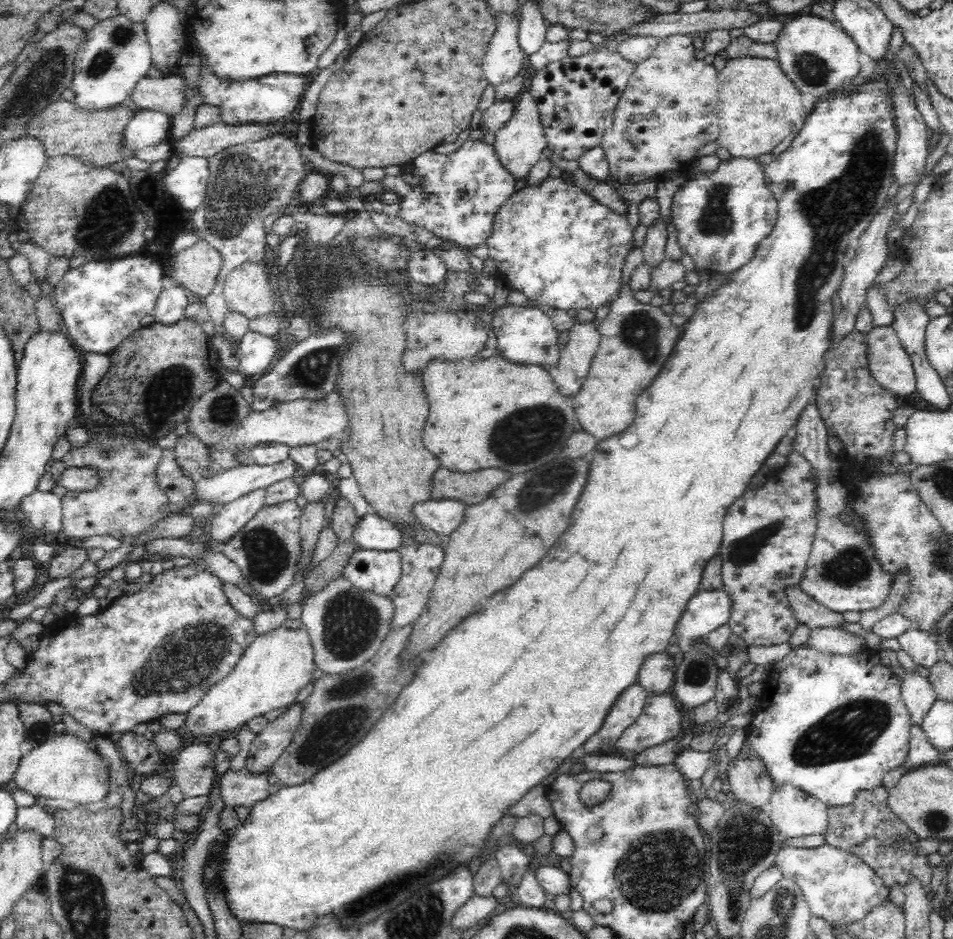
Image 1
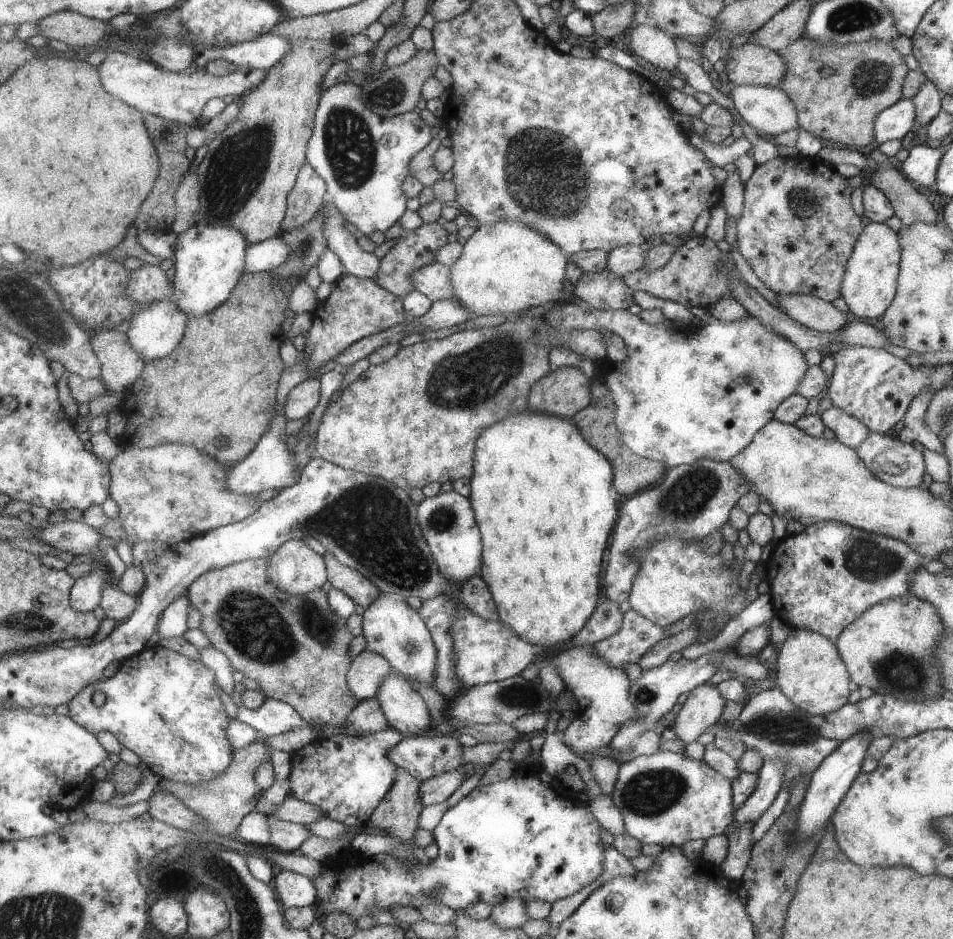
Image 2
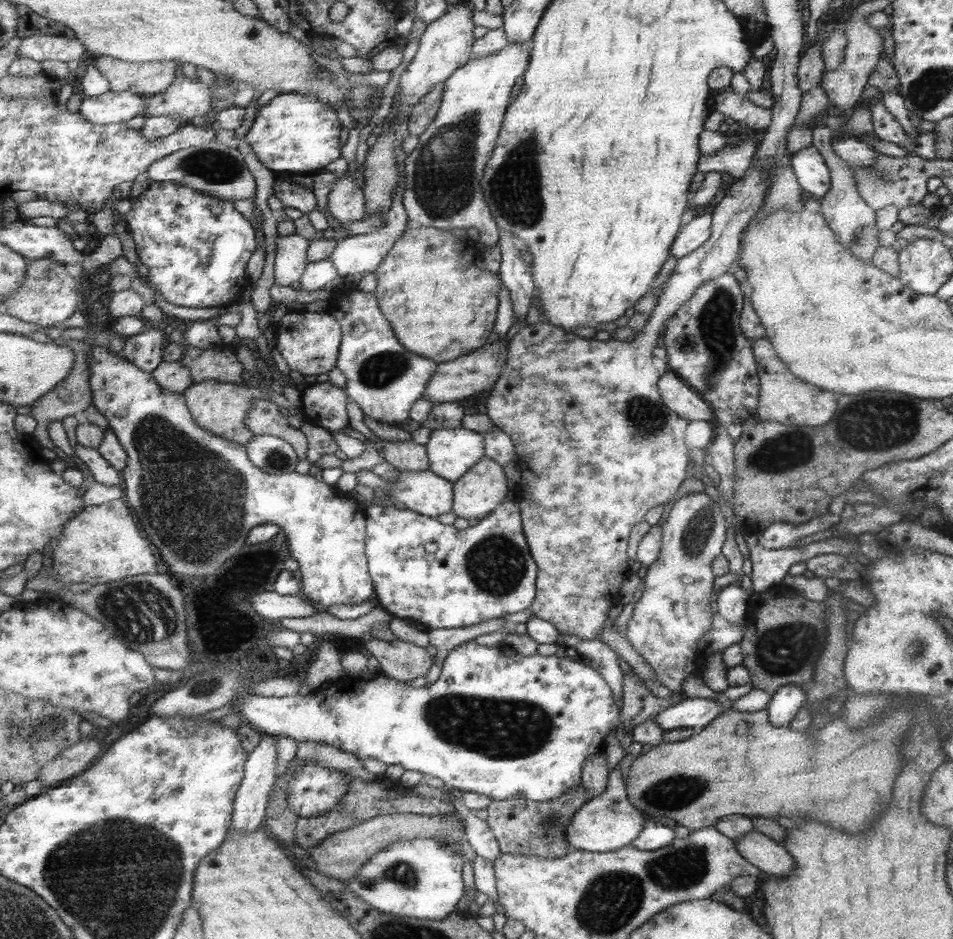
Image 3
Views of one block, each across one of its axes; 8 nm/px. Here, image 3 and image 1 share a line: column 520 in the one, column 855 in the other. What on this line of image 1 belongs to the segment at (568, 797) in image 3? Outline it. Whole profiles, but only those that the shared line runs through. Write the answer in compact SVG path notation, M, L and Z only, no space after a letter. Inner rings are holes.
M884 788L868 790L858 794L854 804L850 806L834 806L828 808L828 824L826 824L826 844L840 848L850 854L858 854L872 870L878 872L878 876L892 886L894 880L898 880L904 886L904 880L908 874L918 876L924 886L930 884L932 868L928 866L928 856L912 856L912 844L918 840L902 820L898 820L888 810L888 792Z

